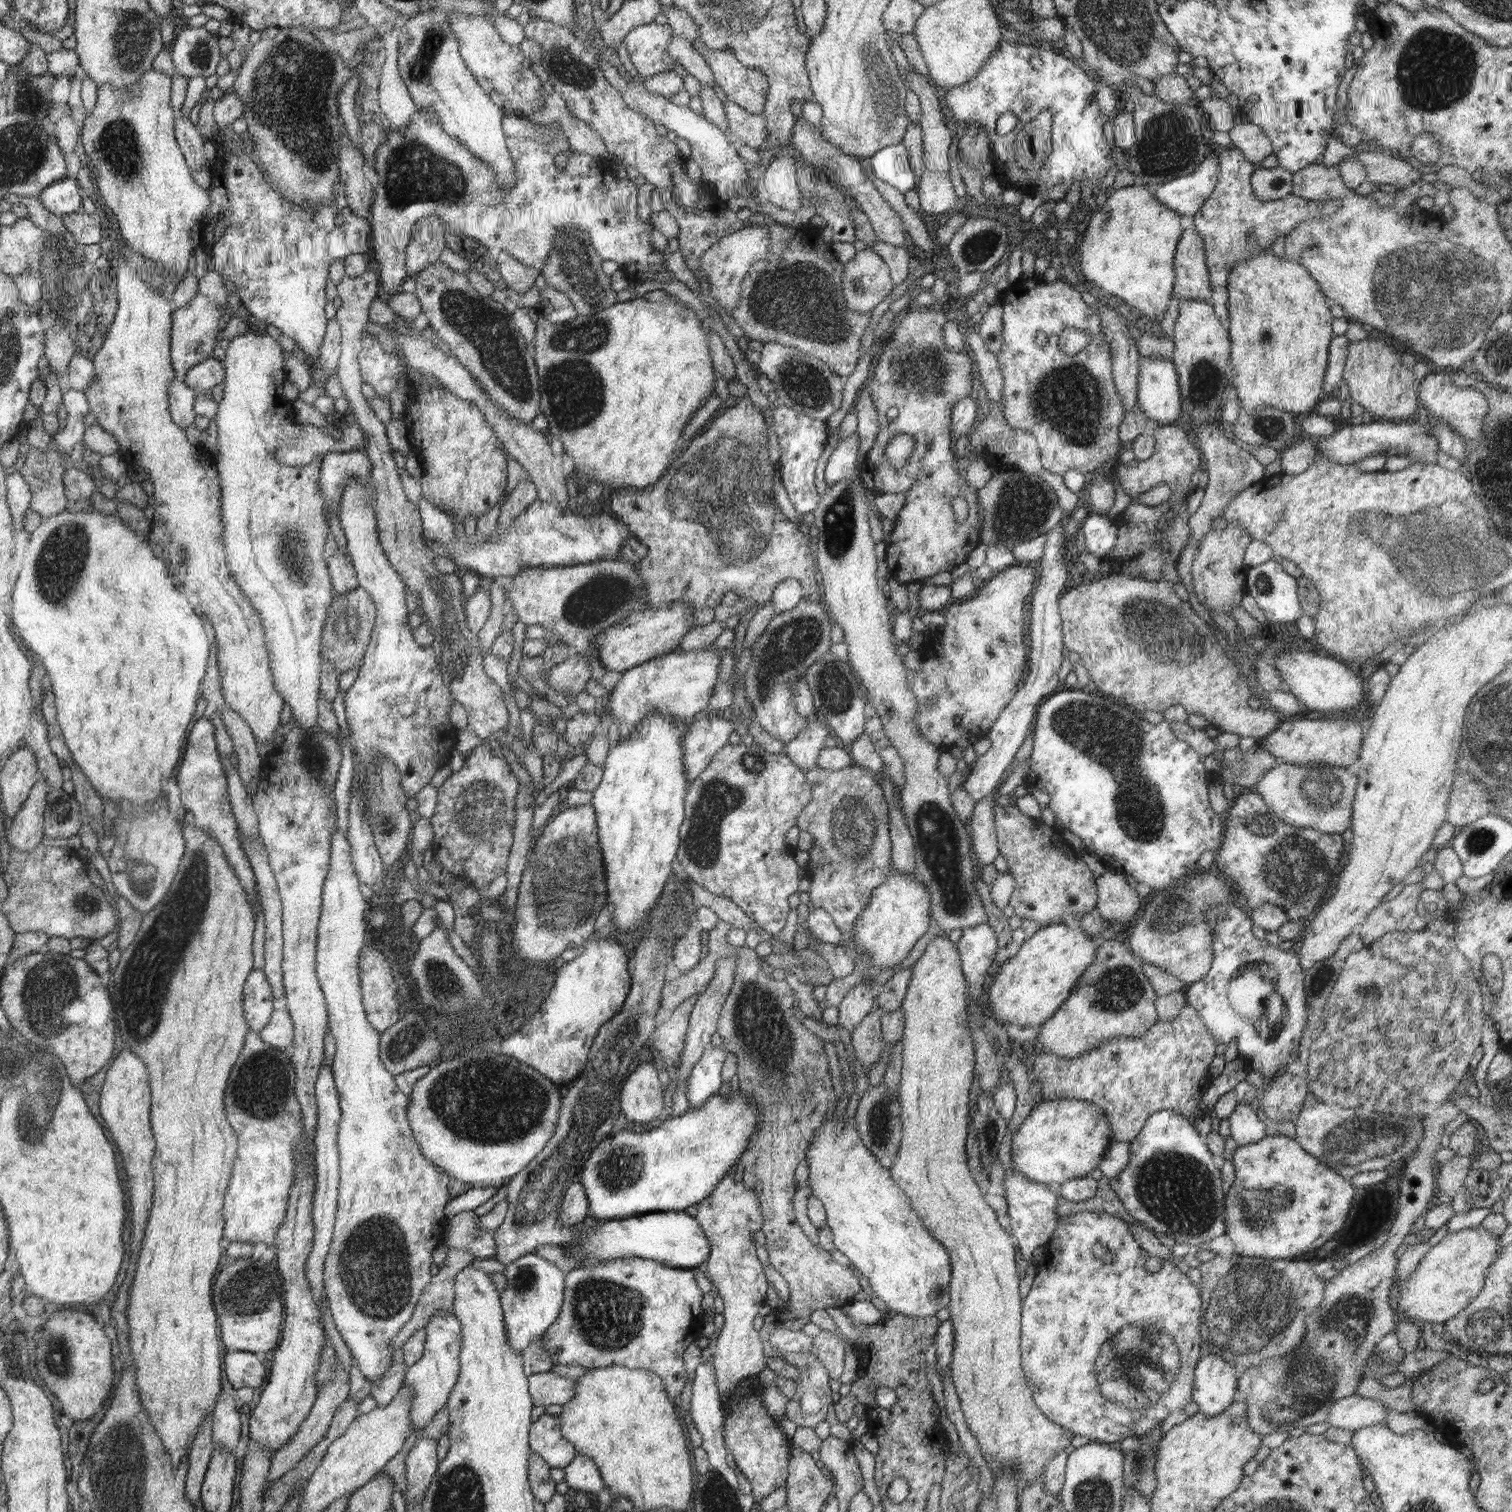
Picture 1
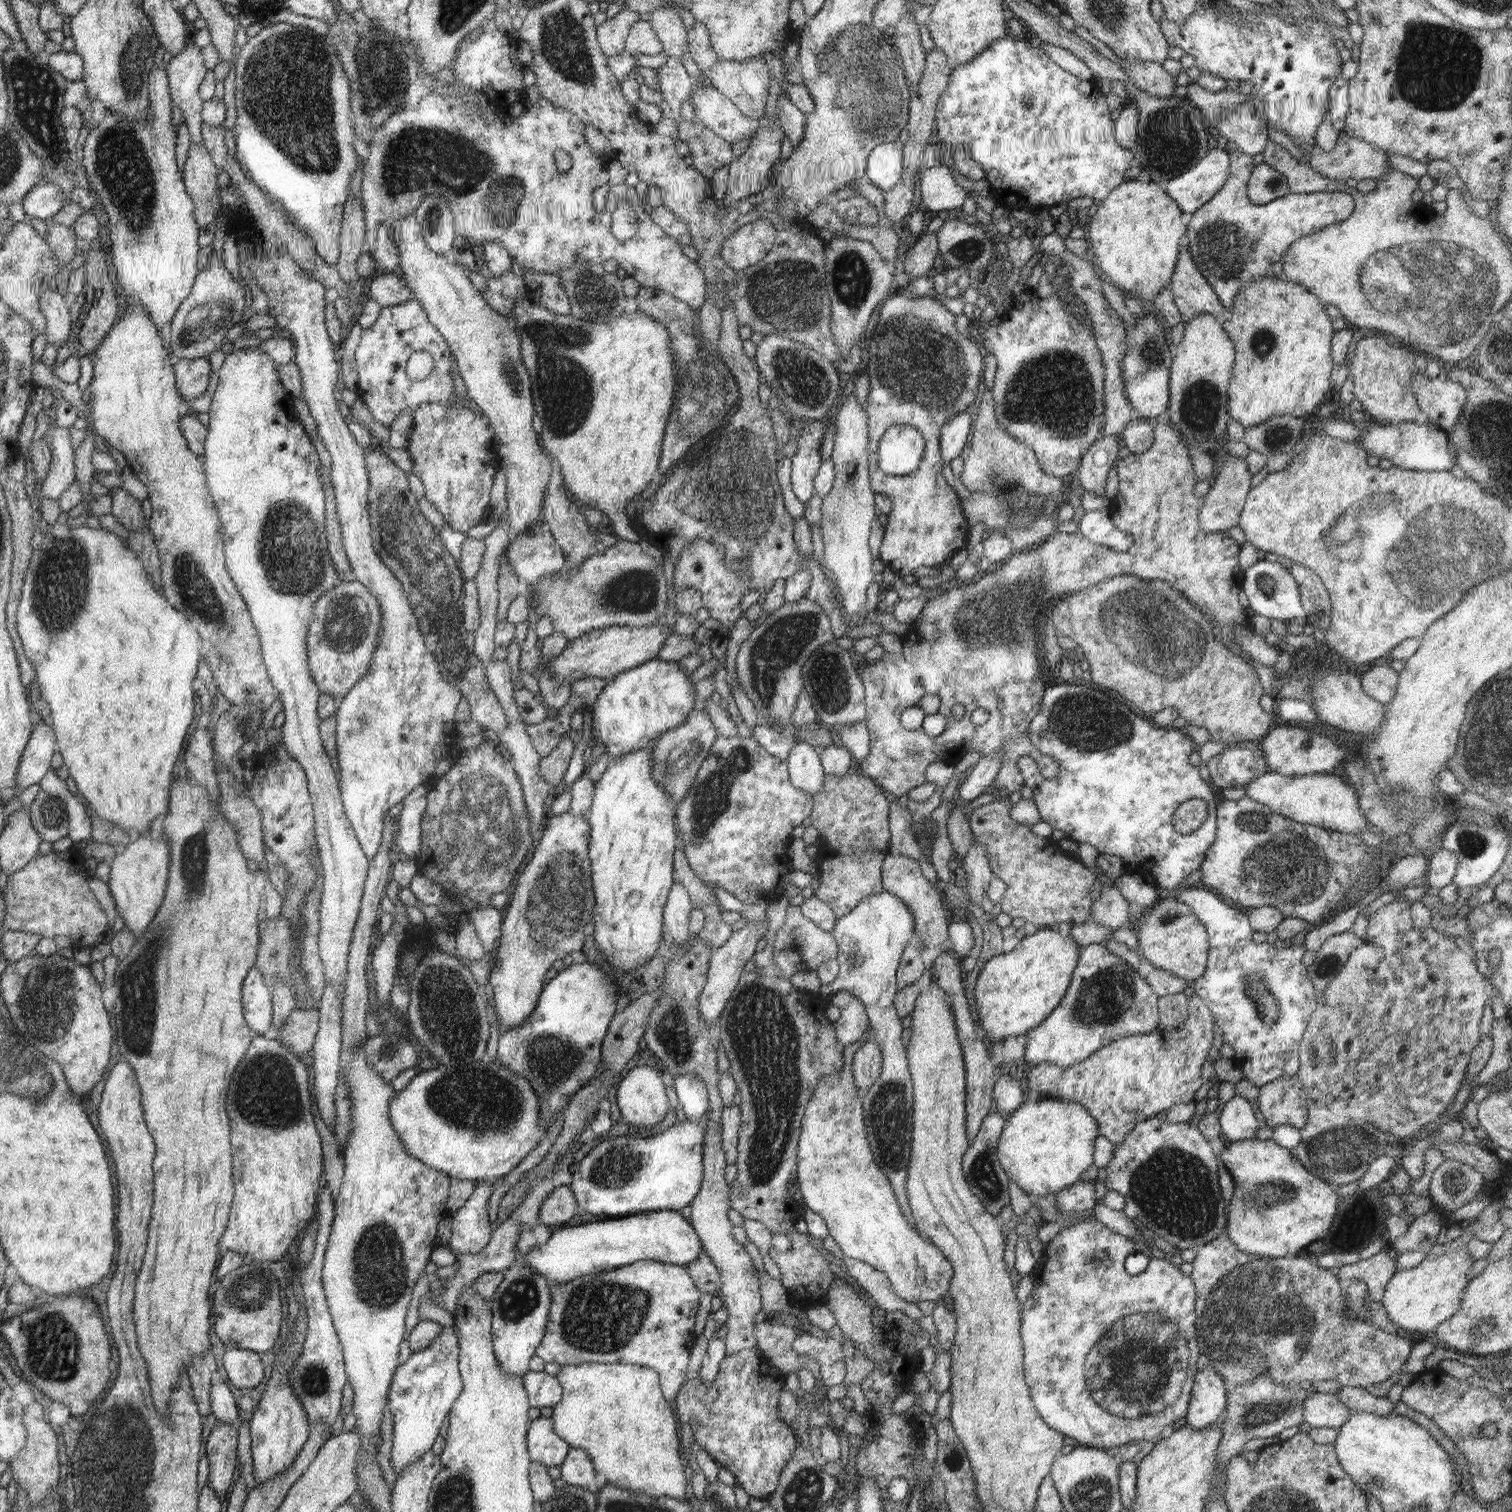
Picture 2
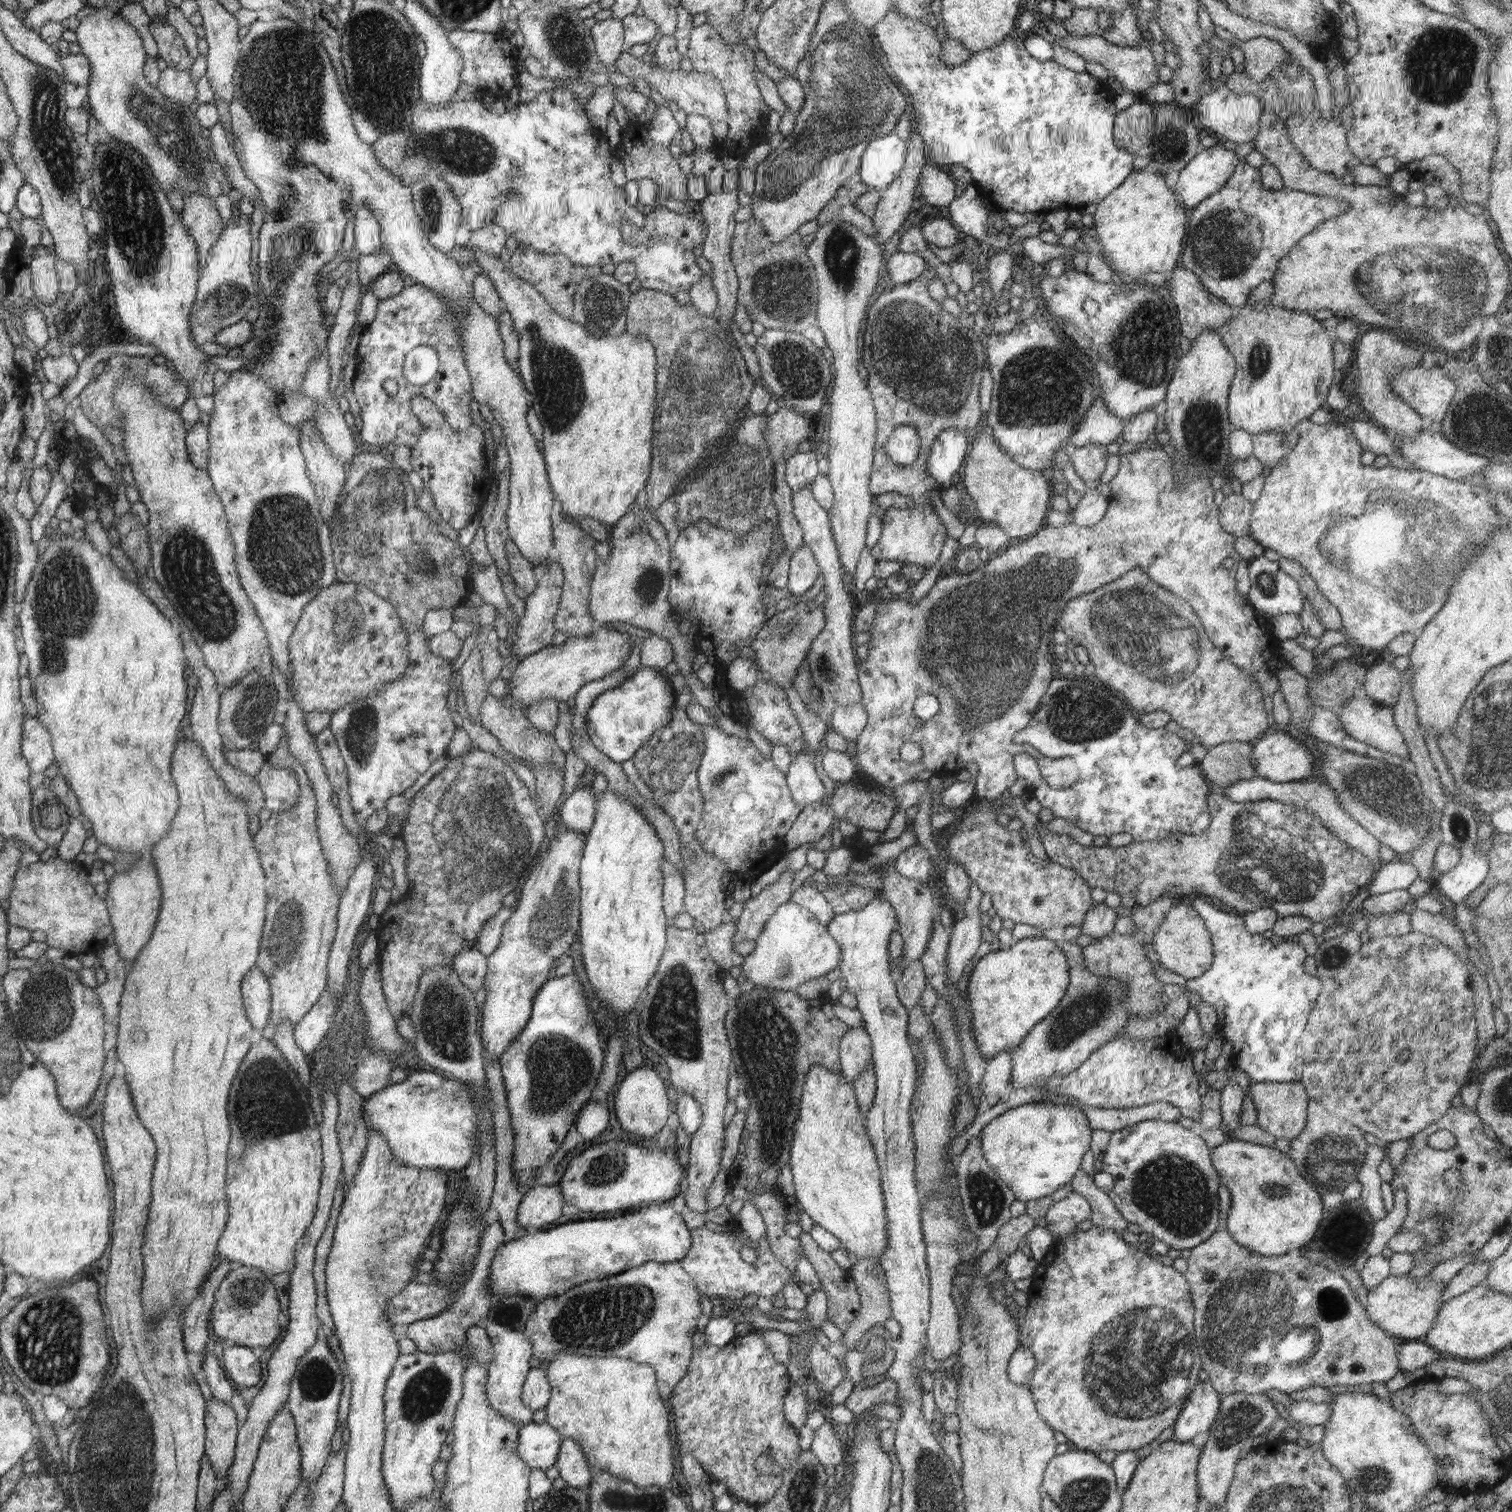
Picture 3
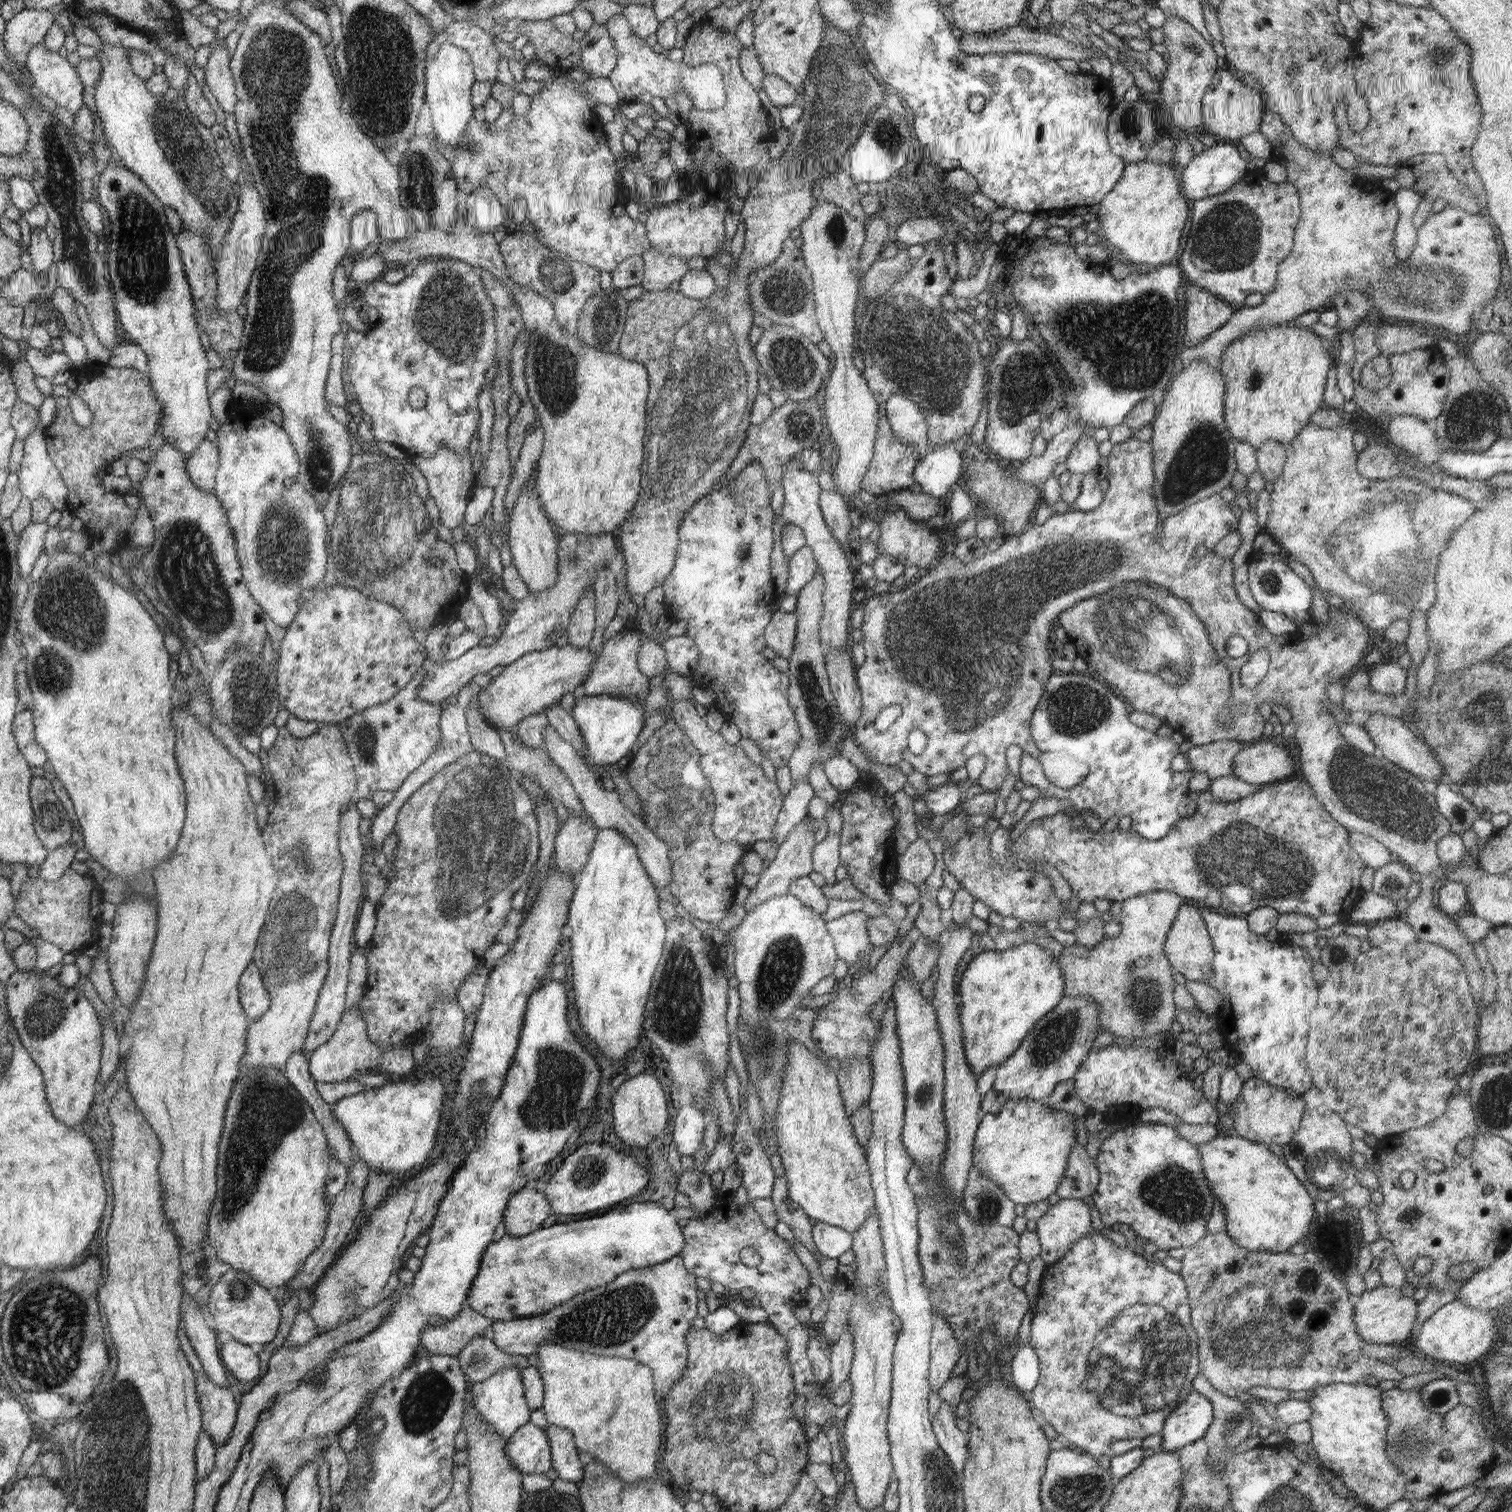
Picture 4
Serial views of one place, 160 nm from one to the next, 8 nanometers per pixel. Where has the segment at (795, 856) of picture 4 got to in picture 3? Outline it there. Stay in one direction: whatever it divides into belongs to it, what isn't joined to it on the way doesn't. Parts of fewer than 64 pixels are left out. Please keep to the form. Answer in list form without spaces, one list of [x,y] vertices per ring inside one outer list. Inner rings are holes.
[[[796,870],[784,871],[775,883],[764,887],[743,904],[737,931],[732,937],[733,949],[742,940],[756,940],[778,907],[792,900],[792,881]]]

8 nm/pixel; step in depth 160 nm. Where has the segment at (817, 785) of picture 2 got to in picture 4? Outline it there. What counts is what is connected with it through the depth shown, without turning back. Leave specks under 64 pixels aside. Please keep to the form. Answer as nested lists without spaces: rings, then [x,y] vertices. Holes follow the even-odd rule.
[[[801,780],[793,785],[786,795],[784,810],[773,830],[774,845],[781,845],[789,836],[789,832],[808,814],[808,804],[814,798],[815,790],[808,780]]]

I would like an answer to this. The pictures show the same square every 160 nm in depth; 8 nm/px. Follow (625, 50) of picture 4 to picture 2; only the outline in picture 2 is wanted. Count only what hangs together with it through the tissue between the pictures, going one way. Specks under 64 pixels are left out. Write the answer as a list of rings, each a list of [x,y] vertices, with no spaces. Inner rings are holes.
[[[712,86],[695,88],[690,103],[696,120],[732,145],[744,138],[752,139],[760,128],[760,120],[746,117],[724,93]]]

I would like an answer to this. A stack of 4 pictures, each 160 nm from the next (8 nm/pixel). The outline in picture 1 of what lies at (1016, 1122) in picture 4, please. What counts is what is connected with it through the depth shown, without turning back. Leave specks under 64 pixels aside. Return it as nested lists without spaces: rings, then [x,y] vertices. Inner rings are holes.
[[[1076,1099],[1042,1100],[1033,1106],[1028,1118],[1012,1136],[1010,1156],[1014,1168],[1026,1178],[1034,1180],[1034,1183],[1046,1186],[1050,1183],[1062,1185],[1067,1180],[1089,1176],[1088,1173],[1097,1168],[1104,1151],[1112,1142],[1111,1132],[1108,1117],[1095,1104]]]

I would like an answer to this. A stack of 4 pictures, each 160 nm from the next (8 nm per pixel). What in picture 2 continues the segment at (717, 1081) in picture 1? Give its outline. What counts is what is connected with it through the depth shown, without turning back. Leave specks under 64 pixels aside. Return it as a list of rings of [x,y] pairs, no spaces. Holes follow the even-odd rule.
[[[688,1072],[686,1075],[671,1080],[676,1089],[678,1102],[686,1113],[686,1119],[692,1122],[702,1121],[708,1112],[708,1089],[702,1077]]]

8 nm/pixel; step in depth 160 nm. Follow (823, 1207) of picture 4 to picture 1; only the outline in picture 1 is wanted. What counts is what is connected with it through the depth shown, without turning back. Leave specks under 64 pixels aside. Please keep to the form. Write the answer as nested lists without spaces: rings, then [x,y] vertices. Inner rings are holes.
[[[845,1111],[840,1120],[826,1120],[826,1124],[822,1124],[818,1134],[810,1141],[806,1156],[808,1186],[825,1208],[835,1249],[851,1260],[858,1275],[868,1278],[872,1290],[886,1303],[890,1312],[924,1318],[935,1316],[938,1310],[946,1307],[950,1300],[951,1279],[948,1251],[927,1231],[889,1169],[863,1143],[856,1128],[855,1116],[848,1116]]]

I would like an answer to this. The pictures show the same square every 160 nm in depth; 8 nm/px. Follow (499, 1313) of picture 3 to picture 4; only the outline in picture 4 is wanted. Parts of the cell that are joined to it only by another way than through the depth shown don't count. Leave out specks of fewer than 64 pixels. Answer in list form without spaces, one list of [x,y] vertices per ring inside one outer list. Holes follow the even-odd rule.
[[[507,1366],[500,1372],[495,1372],[484,1382],[471,1385],[471,1404],[477,1414],[487,1423],[489,1428],[506,1441],[530,1420],[532,1409],[525,1399],[525,1387],[521,1377],[520,1366]]]

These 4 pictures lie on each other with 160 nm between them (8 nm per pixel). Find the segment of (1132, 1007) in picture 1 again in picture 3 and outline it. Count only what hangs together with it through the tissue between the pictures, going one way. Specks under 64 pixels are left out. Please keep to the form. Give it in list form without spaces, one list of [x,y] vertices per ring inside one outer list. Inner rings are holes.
[[[1059,940],[1069,966],[1069,985],[1060,1004],[1028,1033],[1012,1054],[1011,1084],[1016,1088],[1028,1088],[1046,1081],[1054,1075],[1066,1076],[1077,1070],[1090,1053],[1105,1042],[1114,1040],[1128,1019],[1133,1020],[1127,1009],[1127,986],[1113,976],[1094,976],[1085,966],[1082,947],[1075,941]]]

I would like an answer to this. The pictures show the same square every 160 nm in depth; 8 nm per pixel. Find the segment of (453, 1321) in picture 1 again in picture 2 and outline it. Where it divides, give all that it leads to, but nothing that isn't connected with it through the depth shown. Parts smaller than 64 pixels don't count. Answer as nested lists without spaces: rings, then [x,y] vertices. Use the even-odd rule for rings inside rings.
[[[444,1326],[438,1339],[424,1350],[413,1351],[393,1376],[393,1386],[389,1392],[389,1407],[393,1416],[390,1462],[396,1476],[403,1474],[407,1466],[428,1453],[438,1438],[442,1422],[448,1418],[448,1410],[461,1396],[463,1390],[461,1372],[458,1372],[458,1352],[461,1350],[458,1350],[456,1330]]]

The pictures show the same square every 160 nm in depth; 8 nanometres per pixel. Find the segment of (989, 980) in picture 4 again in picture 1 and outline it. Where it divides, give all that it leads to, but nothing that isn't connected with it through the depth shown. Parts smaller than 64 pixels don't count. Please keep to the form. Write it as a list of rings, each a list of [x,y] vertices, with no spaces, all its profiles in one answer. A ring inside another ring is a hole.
[[[1064,922],[1038,929],[993,976],[992,984],[986,990],[993,1018],[1005,1026],[1039,1026],[1045,1023],[1068,999],[1075,982],[1094,960],[1096,947],[1092,936],[1072,930]]]

